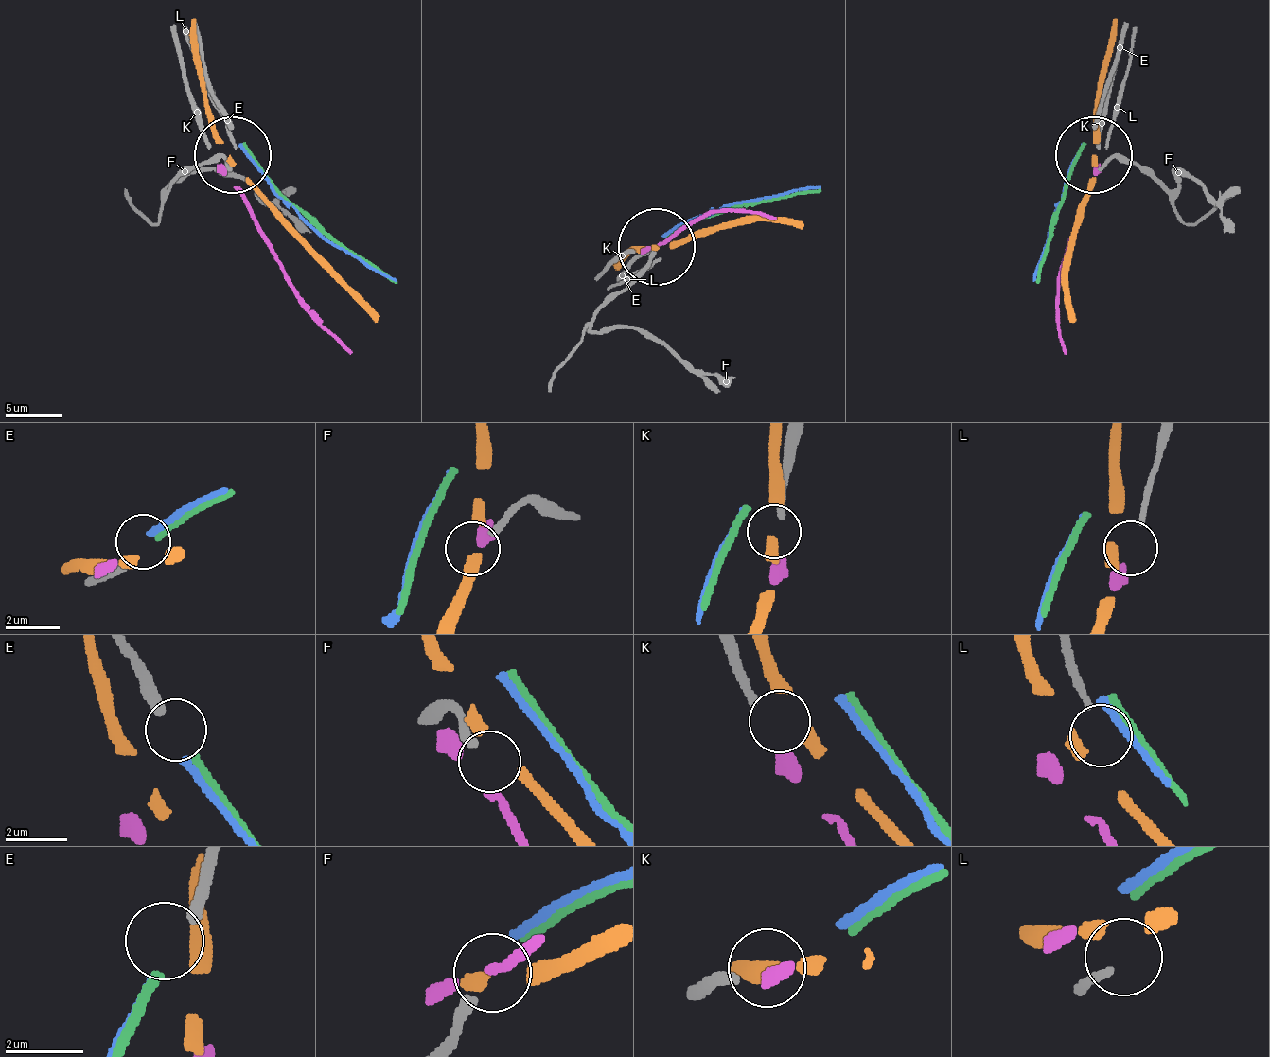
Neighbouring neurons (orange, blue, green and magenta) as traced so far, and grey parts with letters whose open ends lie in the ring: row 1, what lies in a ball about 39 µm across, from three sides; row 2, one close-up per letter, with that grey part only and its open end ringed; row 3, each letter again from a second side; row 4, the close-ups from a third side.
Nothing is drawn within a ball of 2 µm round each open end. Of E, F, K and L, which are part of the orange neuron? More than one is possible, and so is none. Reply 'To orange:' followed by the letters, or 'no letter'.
To orange: no letter

